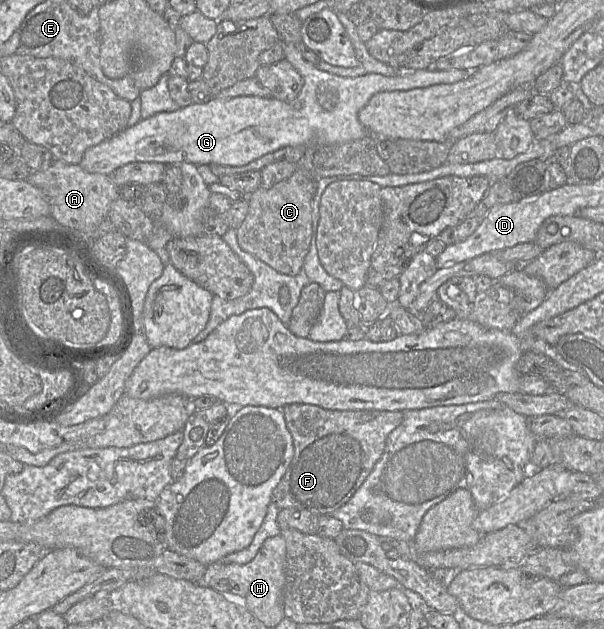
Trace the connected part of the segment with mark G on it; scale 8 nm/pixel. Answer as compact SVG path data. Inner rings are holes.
M294 43L283 44L283 47L285 59L304 80L302 90L294 101L284 102L259 96L212 97L205 104L193 103L174 112L157 113L88 148L79 163L80 167L89 173L111 175L131 162L242 166L287 146L314 144L318 147L346 143L370 135L360 123L358 114L376 93L452 84L468 78L477 70L419 69L396 76L370 73L347 78L318 69L304 59Z

